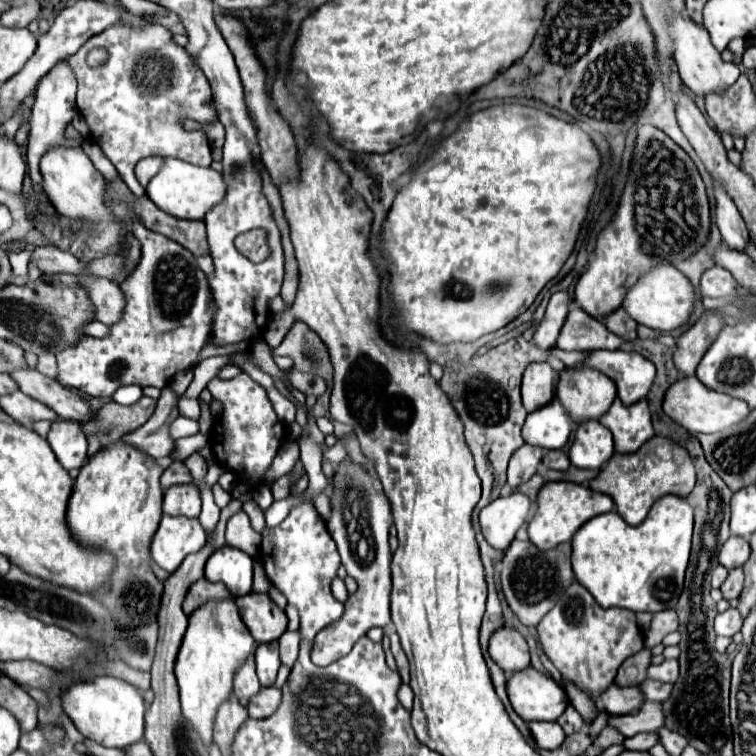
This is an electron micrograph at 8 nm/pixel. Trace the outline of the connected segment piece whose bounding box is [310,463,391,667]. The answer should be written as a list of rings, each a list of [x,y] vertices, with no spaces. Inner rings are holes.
[[[341,463],[335,471],[335,477],[331,481],[333,495],[333,515],[327,523],[327,529],[337,543],[341,563],[347,569],[347,575],[351,575],[359,589],[349,595],[345,603],[345,613],[339,621],[331,623],[329,627],[321,629],[321,633],[315,637],[313,649],[311,649],[311,661],[319,667],[327,667],[333,661],[345,657],[355,641],[359,641],[363,635],[367,635],[373,627],[385,627],[391,623],[389,615],[389,593],[391,593],[391,551],[389,551],[389,517],[391,517],[391,505],[383,493],[379,493],[379,485],[371,473],[363,471],[357,465],[345,465]]]

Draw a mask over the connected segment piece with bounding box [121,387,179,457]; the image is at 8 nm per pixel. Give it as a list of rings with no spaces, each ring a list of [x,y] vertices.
[[[165,387],[157,401],[157,409],[151,419],[141,425],[139,429],[123,435],[123,443],[133,445],[135,449],[151,455],[151,457],[165,457],[173,453],[173,439],[169,437],[169,425],[179,415],[177,411],[177,395]]]

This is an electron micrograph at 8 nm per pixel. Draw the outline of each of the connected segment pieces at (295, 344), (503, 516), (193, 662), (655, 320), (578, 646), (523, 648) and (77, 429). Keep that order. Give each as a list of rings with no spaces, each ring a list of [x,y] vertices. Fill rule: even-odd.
[[[295,321],[283,343],[273,349],[273,355],[287,355],[295,361],[295,369],[313,373],[323,379],[333,373],[327,347],[303,321]]]
[[[513,491],[507,497],[491,501],[479,513],[481,531],[489,541],[489,545],[505,551],[513,541],[517,529],[527,521],[529,507],[531,507],[529,497],[523,495],[521,491]]]
[[[233,599],[209,601],[207,605],[199,607],[197,613],[191,613],[189,627],[175,661],[175,675],[181,691],[181,715],[193,725],[207,749],[213,743],[217,709],[233,693],[233,675],[253,653],[253,647],[255,639],[241,621]]]
[[[671,263],[655,265],[645,269],[637,283],[631,285],[631,289],[625,293],[623,309],[641,325],[647,325],[655,331],[673,331],[687,323],[691,311],[693,311],[693,285],[689,279],[675,269]]]
[[[577,581],[563,591],[557,605],[537,625],[537,631],[547,657],[559,673],[591,693],[607,689],[621,663],[643,649],[643,635],[637,627],[635,613],[629,609],[599,607],[593,595]]]
[[[501,627],[491,635],[489,655],[505,671],[507,677],[531,665],[527,641],[513,627]]]
[[[61,421],[53,423],[47,441],[57,457],[57,461],[67,469],[81,469],[87,461],[87,437],[79,423]]]

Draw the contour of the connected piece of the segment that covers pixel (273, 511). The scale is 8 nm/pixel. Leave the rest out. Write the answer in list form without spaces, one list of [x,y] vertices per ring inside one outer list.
[[[289,495],[289,497],[281,499],[281,501],[273,501],[273,505],[265,511],[267,527],[275,527],[275,525],[279,525],[279,523],[289,515],[291,507],[295,507],[297,503],[299,503],[299,499],[293,497],[293,495]]]

